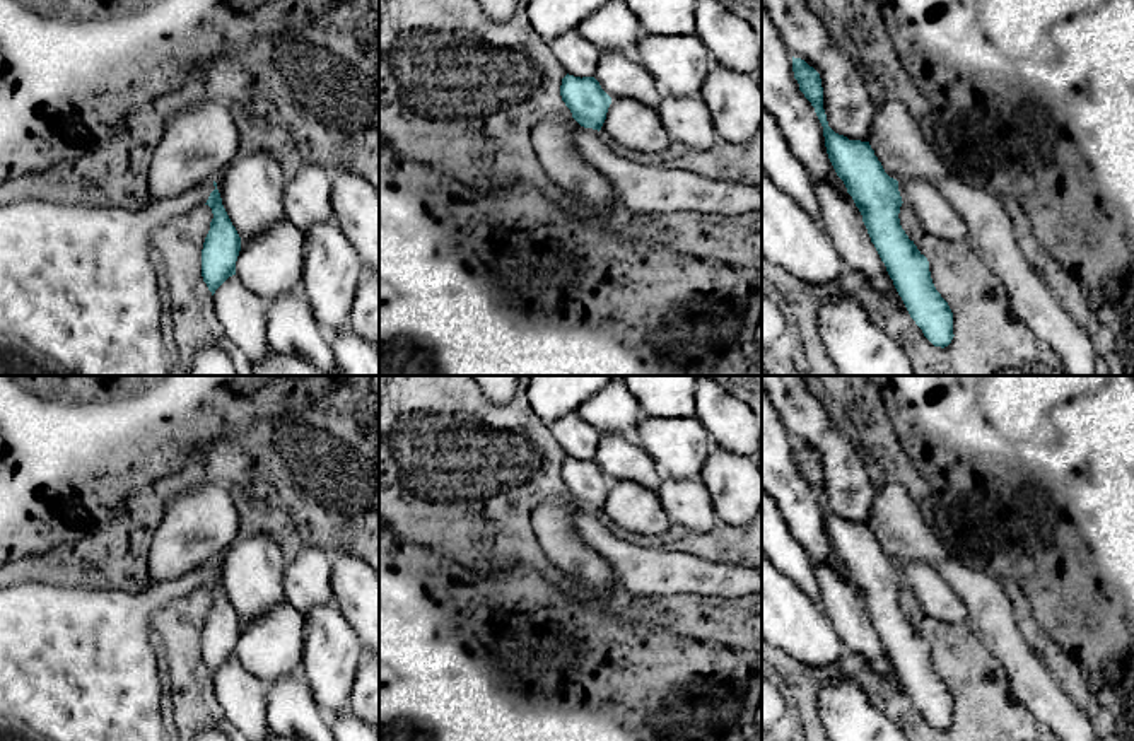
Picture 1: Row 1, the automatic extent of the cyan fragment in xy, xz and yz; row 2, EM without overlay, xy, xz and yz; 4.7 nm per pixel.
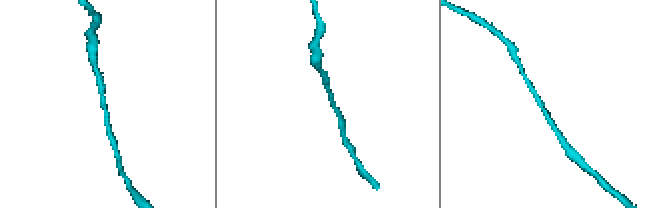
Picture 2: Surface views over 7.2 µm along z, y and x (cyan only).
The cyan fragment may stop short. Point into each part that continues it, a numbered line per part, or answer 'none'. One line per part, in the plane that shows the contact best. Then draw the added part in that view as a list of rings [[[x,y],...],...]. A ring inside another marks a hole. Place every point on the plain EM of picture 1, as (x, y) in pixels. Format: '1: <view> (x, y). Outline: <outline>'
none

